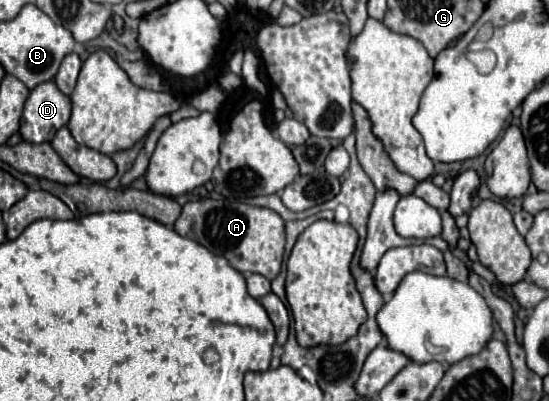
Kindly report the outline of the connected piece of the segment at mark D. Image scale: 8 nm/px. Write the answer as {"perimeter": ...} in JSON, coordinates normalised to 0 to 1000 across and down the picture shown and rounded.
{"perimeter":[[[100,202],[67,212],[46,252],[38,292],[38,337],[53,357],[93,352],[129,292],[129,247],[111,232]]]}

